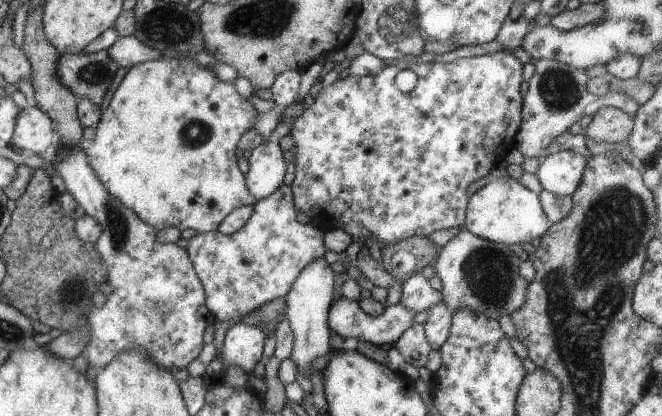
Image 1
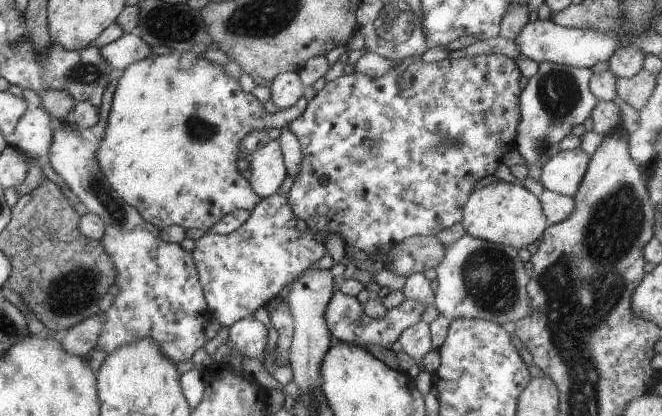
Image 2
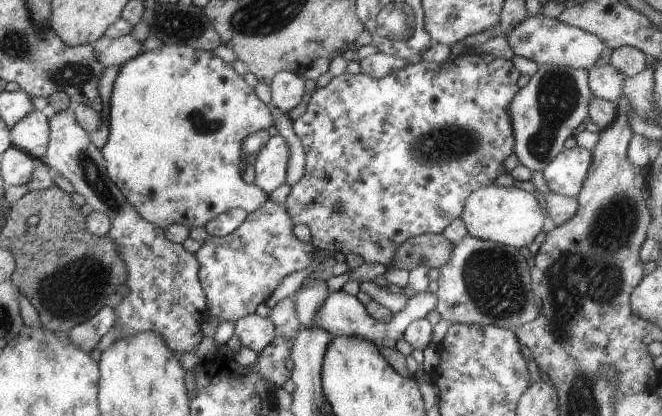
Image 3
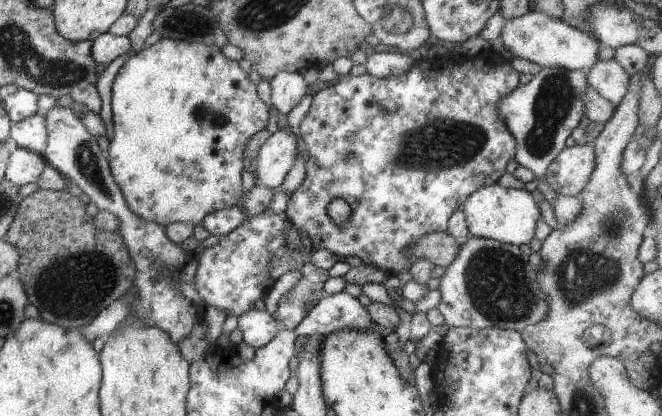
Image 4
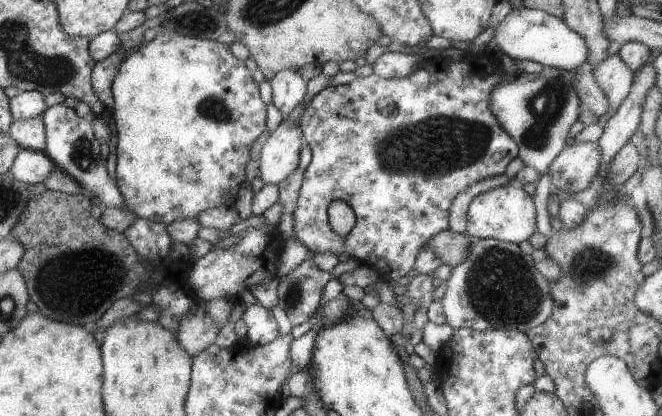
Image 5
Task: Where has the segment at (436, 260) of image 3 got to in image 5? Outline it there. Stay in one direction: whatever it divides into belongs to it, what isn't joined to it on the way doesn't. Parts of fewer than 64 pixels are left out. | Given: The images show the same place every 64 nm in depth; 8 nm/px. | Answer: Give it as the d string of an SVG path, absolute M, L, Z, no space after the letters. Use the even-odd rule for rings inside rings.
M449 228L433 234L427 239L426 246L441 260L442 264L455 266L467 256L467 248L471 242L475 242L475 237L467 234L455 234Z

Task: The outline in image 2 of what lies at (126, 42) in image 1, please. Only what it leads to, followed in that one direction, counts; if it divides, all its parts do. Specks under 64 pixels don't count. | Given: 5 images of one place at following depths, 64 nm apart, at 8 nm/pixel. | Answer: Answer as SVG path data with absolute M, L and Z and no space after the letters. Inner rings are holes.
M135 32L123 33L117 40L103 44L99 52L116 72L125 68L127 64L152 54L148 45Z

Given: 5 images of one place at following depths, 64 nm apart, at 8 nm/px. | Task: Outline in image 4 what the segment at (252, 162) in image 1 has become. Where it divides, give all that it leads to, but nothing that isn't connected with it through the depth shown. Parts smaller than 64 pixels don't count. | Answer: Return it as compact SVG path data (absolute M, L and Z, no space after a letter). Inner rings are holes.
M286 127L285 129L278 128L263 142L257 153L253 154L256 160L256 171L254 174L257 176L257 185L269 188L272 191L277 190L297 157L296 139L293 132Z

